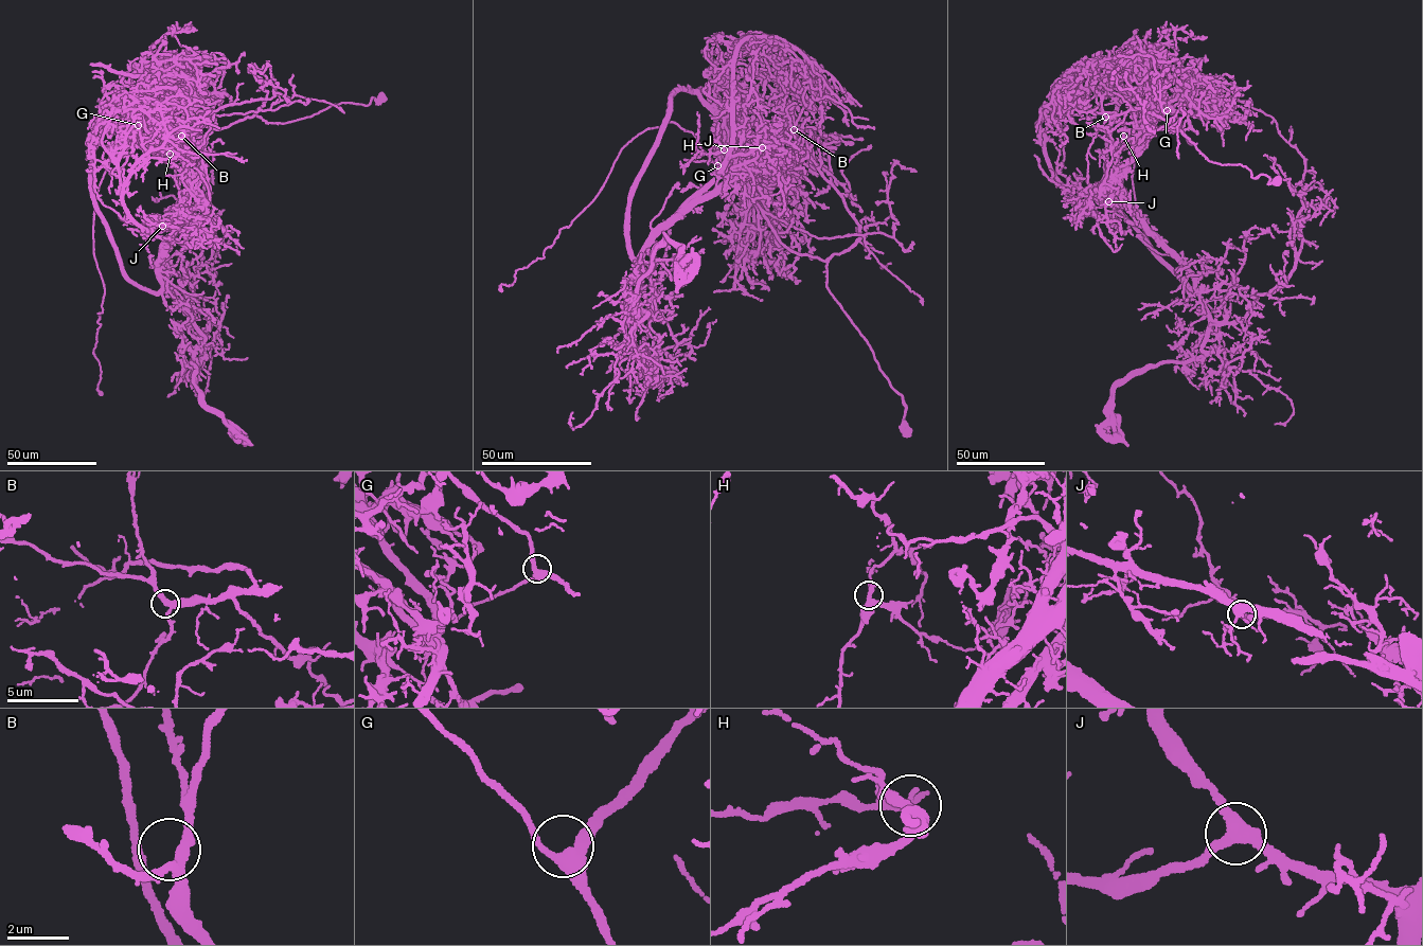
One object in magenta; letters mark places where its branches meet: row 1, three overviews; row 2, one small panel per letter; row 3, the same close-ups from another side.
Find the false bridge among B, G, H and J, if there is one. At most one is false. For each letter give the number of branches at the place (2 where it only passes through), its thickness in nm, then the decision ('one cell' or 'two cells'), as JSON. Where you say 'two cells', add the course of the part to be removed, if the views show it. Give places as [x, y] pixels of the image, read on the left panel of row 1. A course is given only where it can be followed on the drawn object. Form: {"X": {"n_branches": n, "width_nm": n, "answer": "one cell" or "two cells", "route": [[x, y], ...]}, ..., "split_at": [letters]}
{"B": {"n_branches": 3, "width_nm": 280, "answer": "one cell"}, "G": {"n_branches": 3, "width_nm": 400, "answer": "one cell"}, "H": {"n_branches": 3, "width_nm": 320, "answer": "two cells", "route": [[170, 154], [211, 112], [266, 99], [219, 129], [139, 125], [110, 155], [92, 235], [102, 395]]}, "J": {"n_branches": 3, "width_nm": 360, "answer": "one cell"}, "split_at": ["H"]}

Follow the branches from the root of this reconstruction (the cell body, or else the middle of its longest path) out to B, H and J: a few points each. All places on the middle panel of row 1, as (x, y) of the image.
B: (906, 431), (903, 397), (828, 286), (829, 260), (859, 239), (858, 222), (794, 129)
H: (906, 431), (903, 397), (828, 286), (829, 260), (859, 239), (858, 222), (801, 144), (762, 147)
J: (906, 431), (826, 261), (779, 242), (743, 179), (763, 170), (729, 179), (724, 149)

